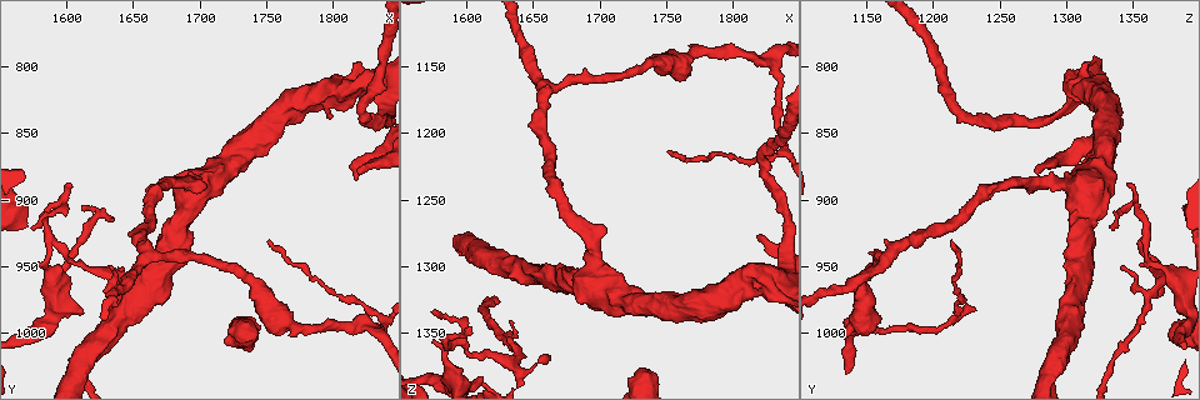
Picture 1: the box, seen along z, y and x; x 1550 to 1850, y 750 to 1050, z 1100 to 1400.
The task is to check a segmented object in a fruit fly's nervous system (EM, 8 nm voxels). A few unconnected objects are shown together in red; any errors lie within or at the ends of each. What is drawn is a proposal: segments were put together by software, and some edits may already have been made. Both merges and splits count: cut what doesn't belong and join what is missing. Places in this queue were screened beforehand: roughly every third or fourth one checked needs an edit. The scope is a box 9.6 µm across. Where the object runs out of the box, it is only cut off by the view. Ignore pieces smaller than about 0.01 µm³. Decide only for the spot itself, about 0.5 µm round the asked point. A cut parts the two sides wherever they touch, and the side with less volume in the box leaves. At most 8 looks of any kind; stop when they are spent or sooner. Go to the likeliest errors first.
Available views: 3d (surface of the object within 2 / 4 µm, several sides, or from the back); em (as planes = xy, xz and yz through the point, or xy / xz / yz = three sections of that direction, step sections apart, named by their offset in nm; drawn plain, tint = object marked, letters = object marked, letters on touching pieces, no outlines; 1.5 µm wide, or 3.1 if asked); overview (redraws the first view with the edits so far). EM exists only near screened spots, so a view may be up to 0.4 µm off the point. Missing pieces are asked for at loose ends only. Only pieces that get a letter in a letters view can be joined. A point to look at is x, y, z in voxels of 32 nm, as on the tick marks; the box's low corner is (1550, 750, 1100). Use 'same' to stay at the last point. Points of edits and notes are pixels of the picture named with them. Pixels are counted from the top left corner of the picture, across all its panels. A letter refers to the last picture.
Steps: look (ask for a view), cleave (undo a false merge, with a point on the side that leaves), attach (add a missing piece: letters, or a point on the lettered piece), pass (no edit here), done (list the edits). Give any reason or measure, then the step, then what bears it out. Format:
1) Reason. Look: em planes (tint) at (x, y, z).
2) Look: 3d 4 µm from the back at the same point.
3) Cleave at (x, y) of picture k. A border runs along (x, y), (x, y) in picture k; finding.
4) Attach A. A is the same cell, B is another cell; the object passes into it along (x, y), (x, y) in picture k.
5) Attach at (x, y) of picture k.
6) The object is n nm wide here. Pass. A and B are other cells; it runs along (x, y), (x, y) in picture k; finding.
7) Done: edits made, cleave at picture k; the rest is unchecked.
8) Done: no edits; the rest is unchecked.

Branch stops here. Look: 3d 4 µm at (1818, 878, 1278).

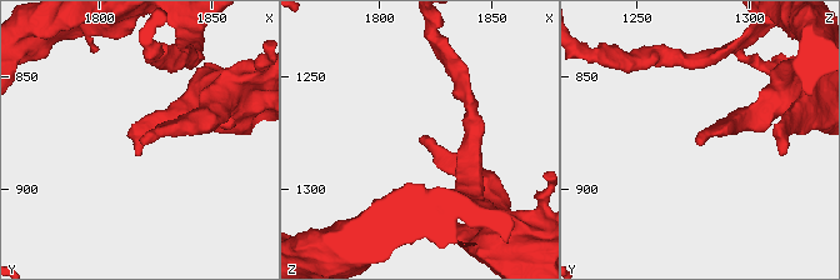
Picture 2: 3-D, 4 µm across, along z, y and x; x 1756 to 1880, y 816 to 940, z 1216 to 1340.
Shape alone is not enough. Look: em planes (tint) at (1817, 878, 1278).

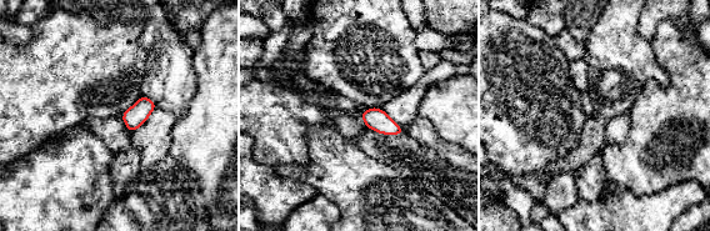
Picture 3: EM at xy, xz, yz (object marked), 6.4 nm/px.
See the neighbours. Look: em planes (letters) at the same point.

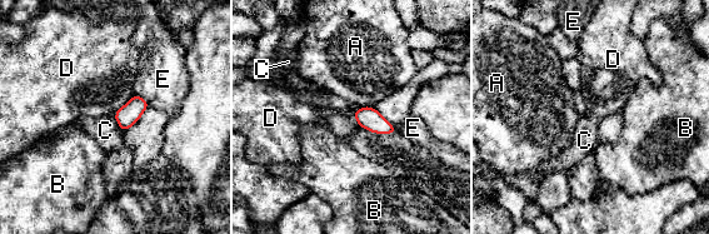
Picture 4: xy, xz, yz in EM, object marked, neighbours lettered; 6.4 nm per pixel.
The object is 140 nm wide here. Pass. A, B, C, D and E are other cells; a border runs along (113, 115), (123, 130) in picture 4; none of them fits.

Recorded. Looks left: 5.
Free end. Look: em 3.1 µm yz step 16 (tint) at (1736, 1006, 1380).

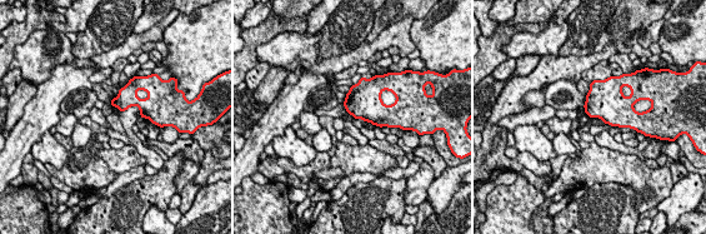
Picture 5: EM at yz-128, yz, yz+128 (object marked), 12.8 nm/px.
Cut it another way. Look: em 3.1 µm planes (letters) at the same point.

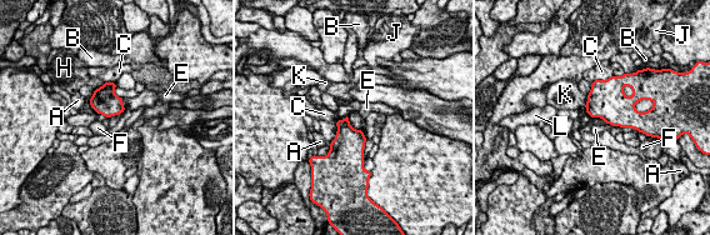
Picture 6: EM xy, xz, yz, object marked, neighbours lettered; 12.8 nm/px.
Pass. A, B, C, E, F, H, J, K and L are other cells; a border runs along (115, 86), (114, 93), (120, 98) in picture 6; none of them fits.

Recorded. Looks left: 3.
Sudden change in width. Look: em planes (letters) at (1588, 938, 1360).

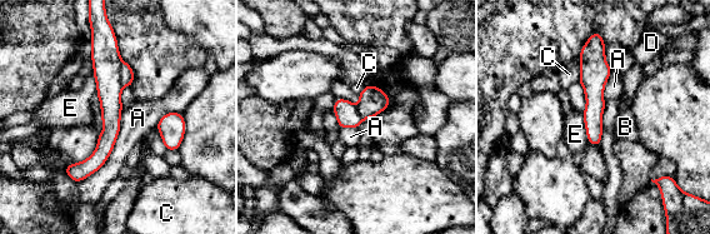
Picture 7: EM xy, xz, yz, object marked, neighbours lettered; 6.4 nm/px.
Cleave at (126, 75) of picture 7. A, B, C, D and E are other cells; a border runs along (123, 61), (120, 66), (121, 85) in picture 7; two cells meet here.

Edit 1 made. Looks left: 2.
Done: edits made, cleave at picture 7; the rest is unchecked.

